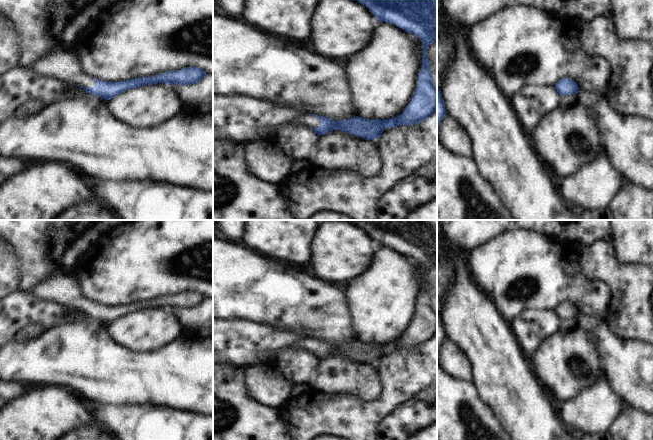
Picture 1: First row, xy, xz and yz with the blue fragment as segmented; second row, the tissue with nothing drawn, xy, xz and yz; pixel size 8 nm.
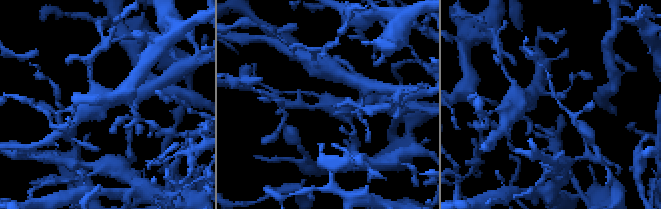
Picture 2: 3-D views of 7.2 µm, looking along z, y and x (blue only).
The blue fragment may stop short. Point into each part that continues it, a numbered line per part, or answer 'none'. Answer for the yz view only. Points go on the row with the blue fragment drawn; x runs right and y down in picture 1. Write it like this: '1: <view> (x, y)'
none

